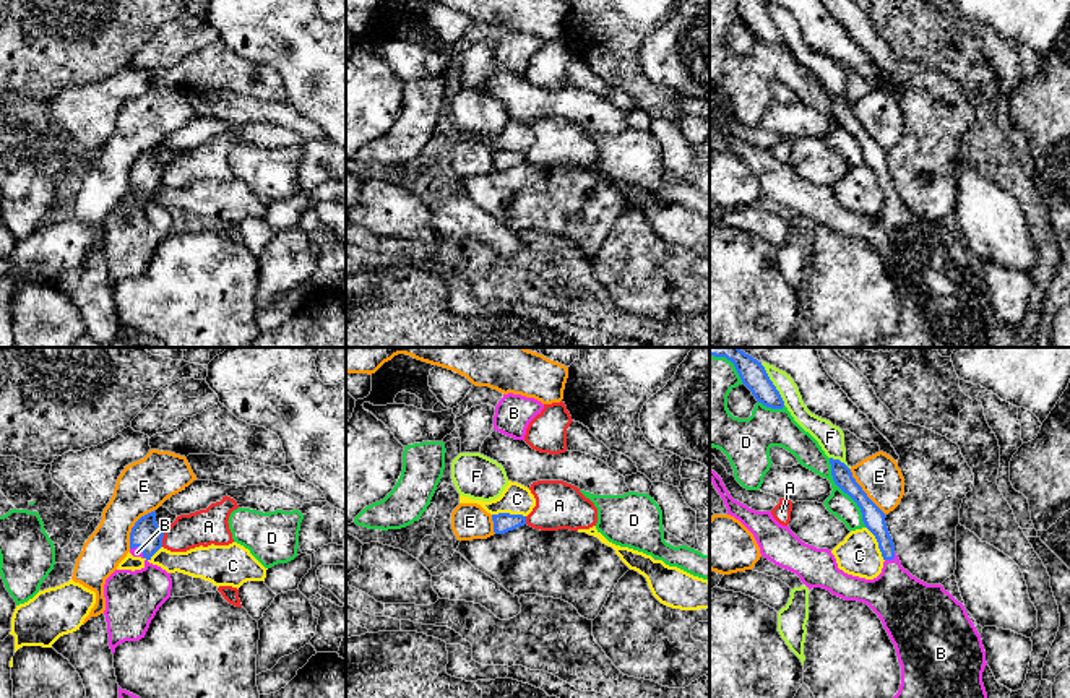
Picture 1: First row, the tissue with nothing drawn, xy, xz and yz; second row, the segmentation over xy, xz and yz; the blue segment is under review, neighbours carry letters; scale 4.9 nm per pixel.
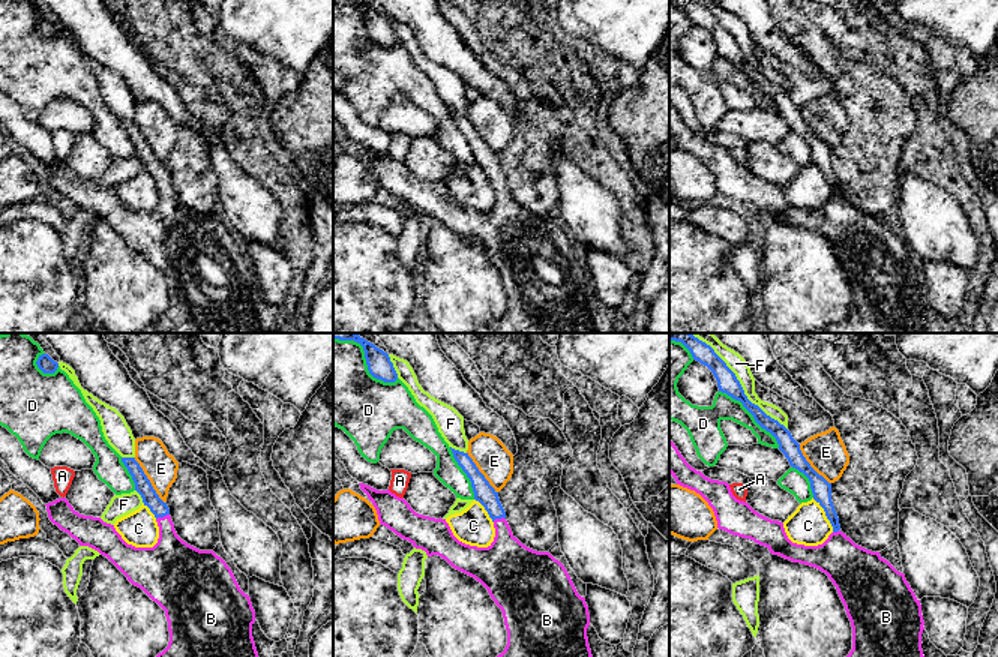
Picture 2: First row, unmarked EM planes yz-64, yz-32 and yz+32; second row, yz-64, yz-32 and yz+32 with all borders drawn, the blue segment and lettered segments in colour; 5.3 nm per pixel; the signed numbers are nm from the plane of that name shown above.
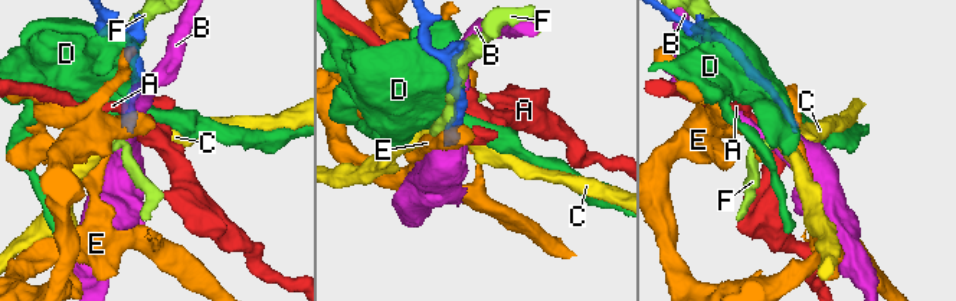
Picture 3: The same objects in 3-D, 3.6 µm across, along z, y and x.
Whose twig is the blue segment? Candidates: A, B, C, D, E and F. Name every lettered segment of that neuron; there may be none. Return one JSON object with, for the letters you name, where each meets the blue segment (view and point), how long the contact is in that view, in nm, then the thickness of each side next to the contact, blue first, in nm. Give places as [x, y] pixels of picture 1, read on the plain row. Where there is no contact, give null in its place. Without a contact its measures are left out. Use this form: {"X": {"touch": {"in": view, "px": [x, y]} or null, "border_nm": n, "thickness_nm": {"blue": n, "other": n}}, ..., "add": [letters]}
{"B": {"touch": {"in": "yz", "px": [892, 195]}, "border_nm": 70, "thickness_nm": {"blue": 110, "other": 300}}, "add": ["B"]}

